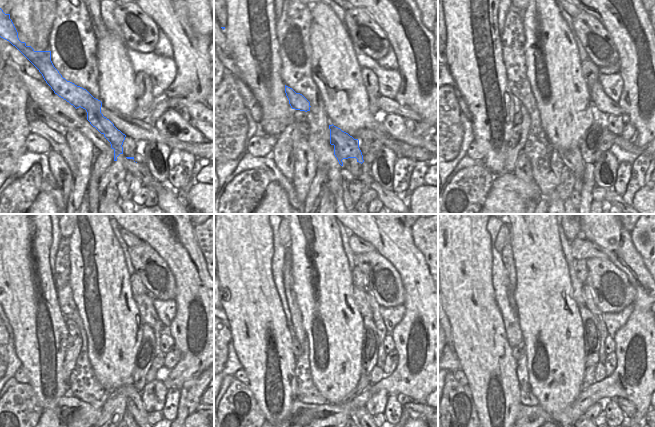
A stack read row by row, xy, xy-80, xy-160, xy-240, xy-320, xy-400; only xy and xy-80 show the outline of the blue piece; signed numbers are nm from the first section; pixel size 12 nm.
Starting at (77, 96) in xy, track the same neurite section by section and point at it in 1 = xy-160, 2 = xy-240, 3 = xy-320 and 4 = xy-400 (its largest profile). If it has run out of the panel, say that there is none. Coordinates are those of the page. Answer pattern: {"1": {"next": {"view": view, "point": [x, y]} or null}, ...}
{"1": {"next": {"view": "xy-160", "point": [573, 159]}}, "2": {"next": {"view": "xy-240", "point": [134, 404]}}, "3": {"next": {"view": "xy-320", "point": [361, 417]}}, "4": {"next": {"view": "xy-400", "point": [583, 417]}}}

